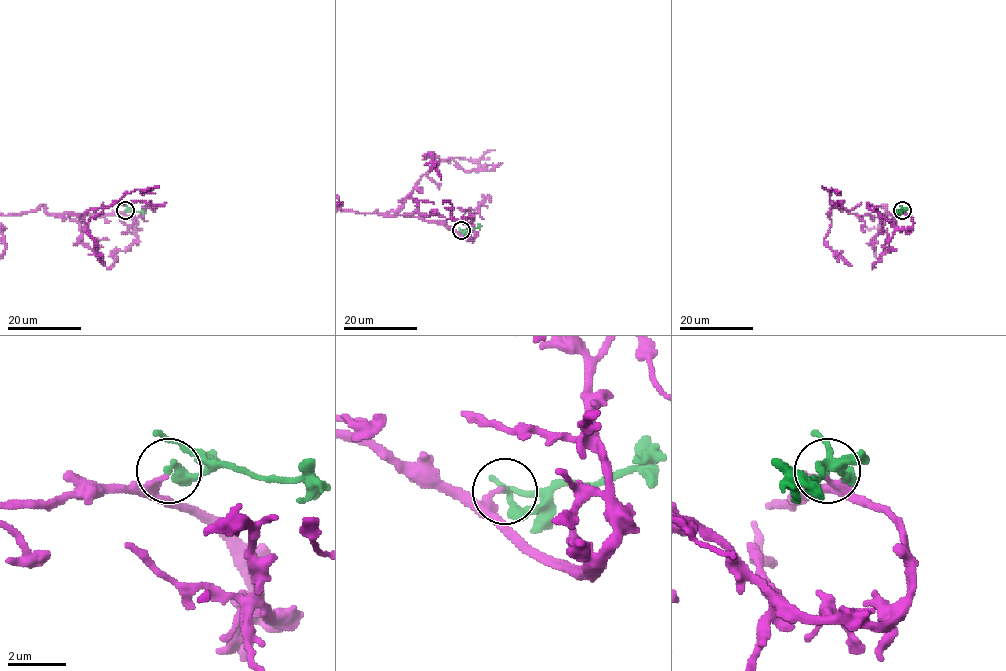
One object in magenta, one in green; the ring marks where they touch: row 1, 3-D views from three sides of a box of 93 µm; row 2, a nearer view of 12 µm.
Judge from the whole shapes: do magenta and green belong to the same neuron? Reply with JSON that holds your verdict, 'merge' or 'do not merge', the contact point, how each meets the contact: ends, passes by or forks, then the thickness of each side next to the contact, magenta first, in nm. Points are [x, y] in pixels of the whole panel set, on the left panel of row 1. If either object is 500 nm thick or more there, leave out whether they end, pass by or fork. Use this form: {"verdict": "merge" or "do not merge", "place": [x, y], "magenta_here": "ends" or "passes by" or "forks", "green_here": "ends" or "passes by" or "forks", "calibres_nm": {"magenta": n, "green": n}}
{"verdict": "merge", "place": [125, 210], "magenta_here": "ends", "green_here": "ends", "calibres_nm": {"magenta": 280, "green": 240}}

